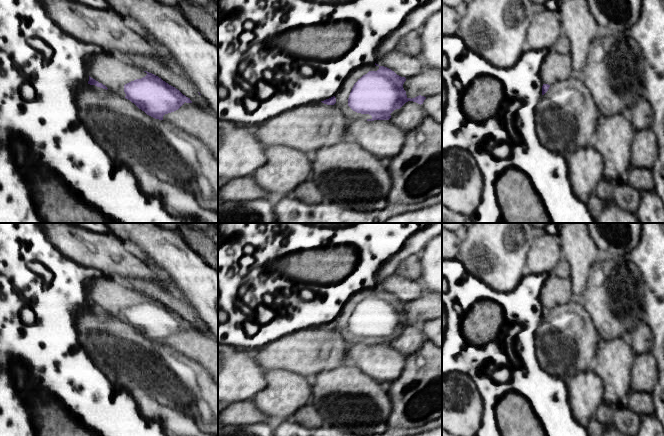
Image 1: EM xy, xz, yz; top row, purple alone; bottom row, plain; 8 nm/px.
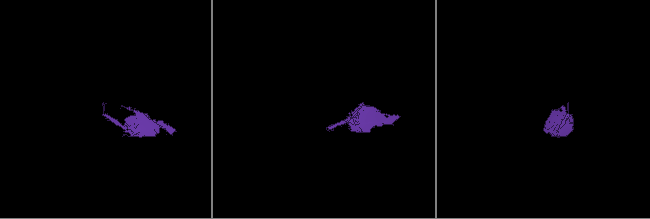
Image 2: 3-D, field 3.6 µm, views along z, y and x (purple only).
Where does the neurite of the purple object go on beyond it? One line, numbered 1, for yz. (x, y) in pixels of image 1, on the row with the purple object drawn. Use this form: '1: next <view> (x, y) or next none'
1: next yz (556, 67)

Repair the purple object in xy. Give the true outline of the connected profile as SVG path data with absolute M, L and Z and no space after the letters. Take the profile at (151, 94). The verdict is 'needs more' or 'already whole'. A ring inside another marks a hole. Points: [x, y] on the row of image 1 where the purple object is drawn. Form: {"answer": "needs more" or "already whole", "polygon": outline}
{"answer": "needs more", "polygon": "M105 51L90 57L88 72L90 75L88 84L110 89L130 100L147 115L173 123L202 141L218 160L218 116L212 110L196 105L175 87L158 76L125 61L118 54Z"}

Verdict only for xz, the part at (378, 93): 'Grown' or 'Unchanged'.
Grown

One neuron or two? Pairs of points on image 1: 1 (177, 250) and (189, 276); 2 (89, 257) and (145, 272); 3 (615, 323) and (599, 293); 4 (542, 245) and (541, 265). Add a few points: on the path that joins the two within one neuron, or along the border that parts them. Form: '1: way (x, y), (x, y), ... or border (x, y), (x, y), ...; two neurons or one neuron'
1: way (177, 256), (187, 270); one neuron
2: way (103, 257), (112, 257), (118, 261), (131, 264); one neuron
3: way (608, 316), (599, 307), (599, 300); one neuron
4: way (542, 250), (541, 260); one neuron

